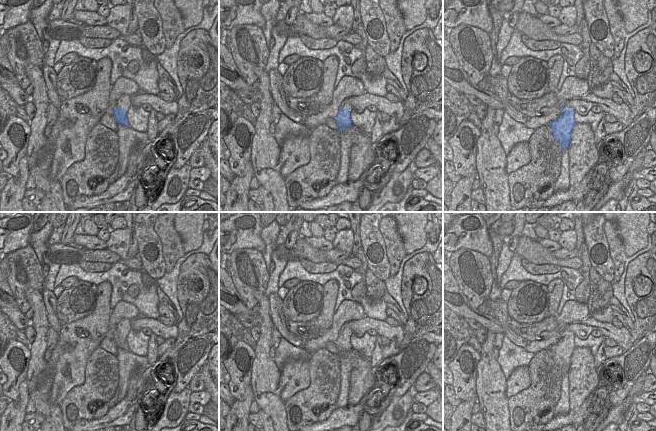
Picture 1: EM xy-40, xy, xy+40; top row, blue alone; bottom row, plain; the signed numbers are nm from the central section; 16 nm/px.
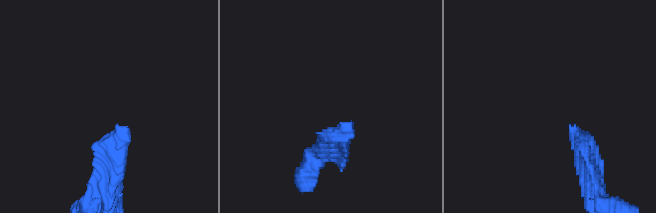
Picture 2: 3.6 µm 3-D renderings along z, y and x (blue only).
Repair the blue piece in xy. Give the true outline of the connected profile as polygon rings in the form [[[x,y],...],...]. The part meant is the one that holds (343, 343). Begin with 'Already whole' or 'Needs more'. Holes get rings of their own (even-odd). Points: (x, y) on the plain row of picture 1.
Needs more. [[[344,323],[338,334],[338,338],[335,341],[336,347],[338,348],[337,356],[340,358],[348,351],[352,351],[352,345],[350,337],[353,334],[353,330],[350,328],[349,323]]]

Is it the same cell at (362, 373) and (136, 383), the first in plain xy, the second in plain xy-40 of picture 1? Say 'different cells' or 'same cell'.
same cell

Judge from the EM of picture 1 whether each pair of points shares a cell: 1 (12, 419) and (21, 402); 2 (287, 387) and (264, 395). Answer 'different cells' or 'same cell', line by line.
1: same cell
2: different cells

